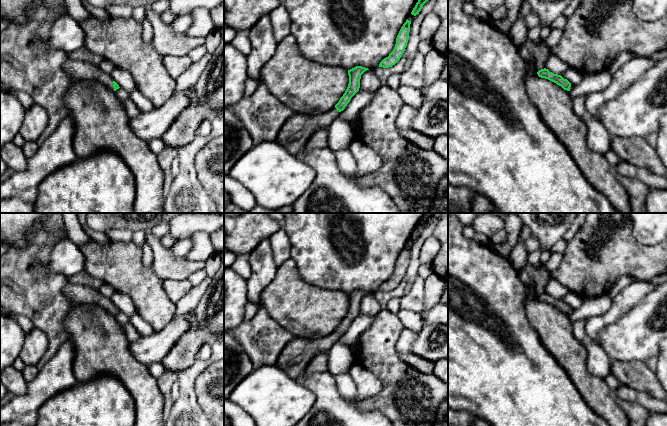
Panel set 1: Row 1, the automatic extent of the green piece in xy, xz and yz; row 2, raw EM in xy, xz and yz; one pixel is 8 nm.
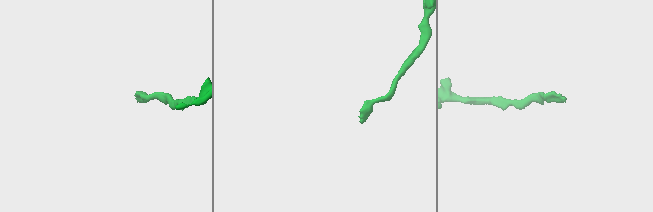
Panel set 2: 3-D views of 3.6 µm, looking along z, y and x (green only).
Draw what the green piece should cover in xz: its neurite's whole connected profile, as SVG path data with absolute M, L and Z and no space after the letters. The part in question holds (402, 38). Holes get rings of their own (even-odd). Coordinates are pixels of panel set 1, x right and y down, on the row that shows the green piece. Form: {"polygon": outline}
{"polygon": "M407 19L397 35L396 44L393 51L389 54L388 57L384 58L380 62L379 67L389 68L400 60L408 43L410 24L411 21Z"}

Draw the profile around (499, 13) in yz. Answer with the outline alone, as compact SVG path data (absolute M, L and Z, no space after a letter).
M503 5L503 6L500 6L500 7L494 9L490 15L491 15L491 18L493 18L495 20L499 20L499 19L505 18L506 14L507 14L507 9L506 9L505 5Z

